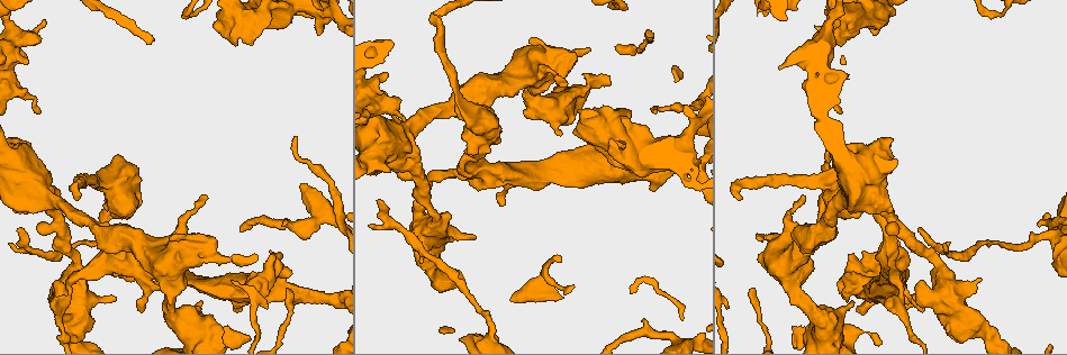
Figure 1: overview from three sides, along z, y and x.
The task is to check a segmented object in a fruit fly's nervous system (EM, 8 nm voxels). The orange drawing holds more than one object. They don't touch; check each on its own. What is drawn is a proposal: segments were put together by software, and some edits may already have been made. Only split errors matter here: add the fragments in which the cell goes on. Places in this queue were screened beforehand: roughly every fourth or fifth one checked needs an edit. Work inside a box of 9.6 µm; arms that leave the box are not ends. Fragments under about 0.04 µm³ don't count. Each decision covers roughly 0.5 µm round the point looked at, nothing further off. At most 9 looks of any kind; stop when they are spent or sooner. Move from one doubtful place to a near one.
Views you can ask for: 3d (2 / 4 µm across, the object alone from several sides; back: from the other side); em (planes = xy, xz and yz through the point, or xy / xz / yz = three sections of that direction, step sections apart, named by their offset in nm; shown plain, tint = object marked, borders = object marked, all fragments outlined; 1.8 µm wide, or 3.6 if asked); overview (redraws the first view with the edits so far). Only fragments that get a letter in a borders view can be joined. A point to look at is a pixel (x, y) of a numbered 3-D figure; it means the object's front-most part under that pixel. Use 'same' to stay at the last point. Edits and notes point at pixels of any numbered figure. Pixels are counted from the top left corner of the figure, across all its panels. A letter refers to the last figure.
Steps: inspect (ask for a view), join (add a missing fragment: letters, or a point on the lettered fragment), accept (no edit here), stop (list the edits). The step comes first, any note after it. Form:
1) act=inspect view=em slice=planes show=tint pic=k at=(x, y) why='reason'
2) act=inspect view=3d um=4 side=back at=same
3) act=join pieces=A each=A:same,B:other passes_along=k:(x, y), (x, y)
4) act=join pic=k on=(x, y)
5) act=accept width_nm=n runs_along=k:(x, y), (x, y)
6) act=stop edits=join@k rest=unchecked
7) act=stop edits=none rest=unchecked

act=inspect view=em slice=planes show=borders pic=1 at=(20, 230) why='tapers out'

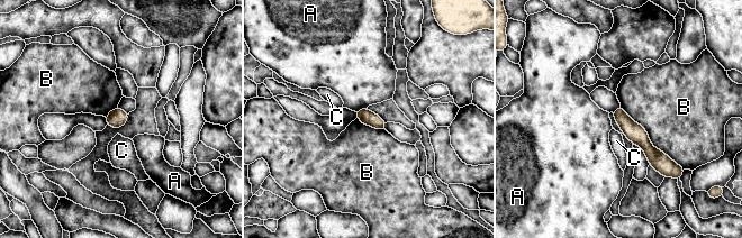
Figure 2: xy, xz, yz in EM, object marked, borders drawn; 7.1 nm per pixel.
act=accept each=A:other,B:other,C:other found='none of them fits'

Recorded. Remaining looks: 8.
act=inspect view=3d um=4 side=back pic=1 at=(371, 164) why='sudden change in width'

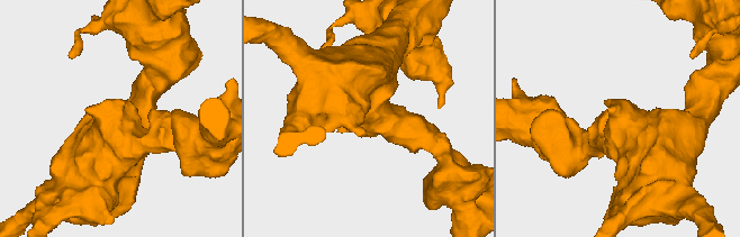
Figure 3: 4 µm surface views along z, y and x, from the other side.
act=inspect view=em um=3.6 slice=xz step=4 show=tint pic=3 at=(626, 119)

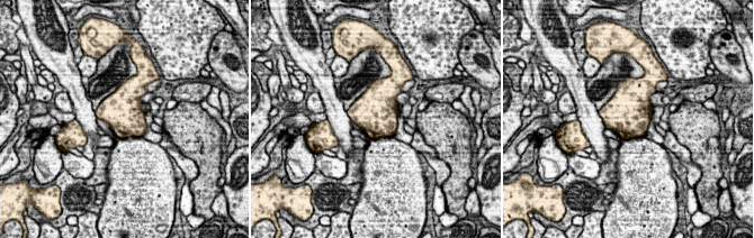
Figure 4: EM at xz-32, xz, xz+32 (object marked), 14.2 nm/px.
act=inspect view=em um=3.6 slice=xz step=4 show=borders at=same why='what lies round it'

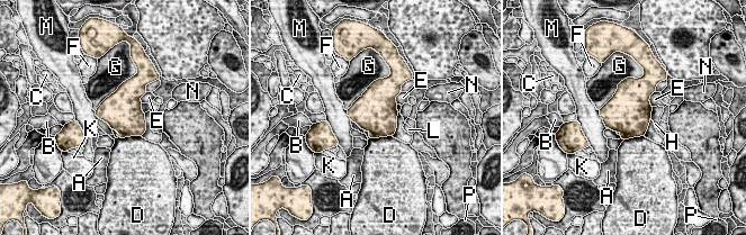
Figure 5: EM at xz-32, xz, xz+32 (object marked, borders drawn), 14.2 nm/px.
act=accept width_nm=550 each=A:other,B:other,C:other,D:other,E:other,F:other,G:other,H:other,K:other,L:other,M:other,N:other,P:other border=5:(128, 79), (111, 92), (95, 111) found='none of them fits'

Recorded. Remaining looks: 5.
act=inspect view=em slice=planes show=borders pic=1 at=(278, 260) why='thick turns thin'

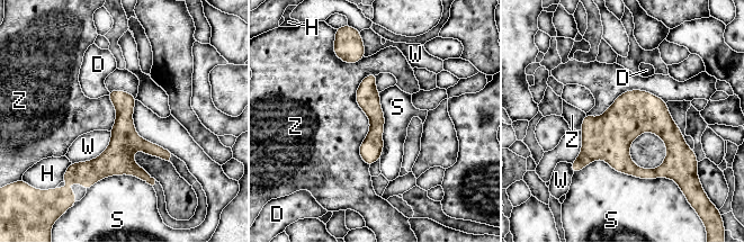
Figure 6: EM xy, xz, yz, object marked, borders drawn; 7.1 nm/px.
act=accept width_nm=180 longest_contact=S:700nm each=D:other,H:other,S:other,W:other,Z:other found='no lettered fragment goes on from it'

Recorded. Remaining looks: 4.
act=inspect view=em slice=planes show=borders pic=1 at=(229, 262) why='branch stops here'

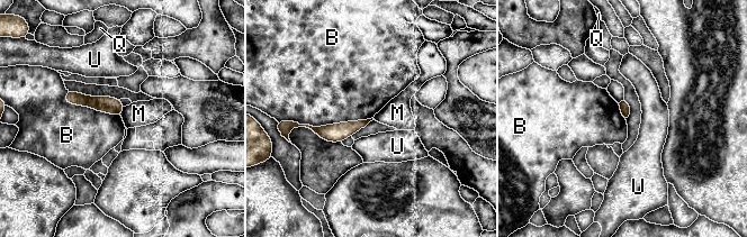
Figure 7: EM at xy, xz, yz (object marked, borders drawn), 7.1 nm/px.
act=accept each=B:other,M:other,Q:other,U:other runs_along=7:(69, 93), (110, 105), (119, 112) found='none of them fits'

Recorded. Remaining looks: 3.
act=stop edits=none rest=unchecked

